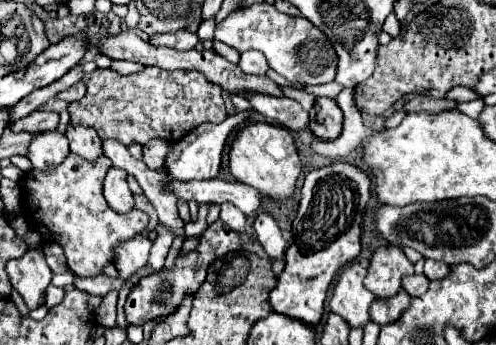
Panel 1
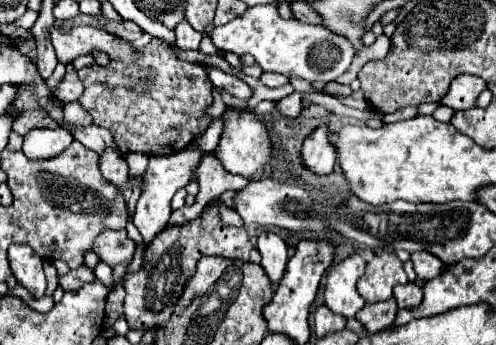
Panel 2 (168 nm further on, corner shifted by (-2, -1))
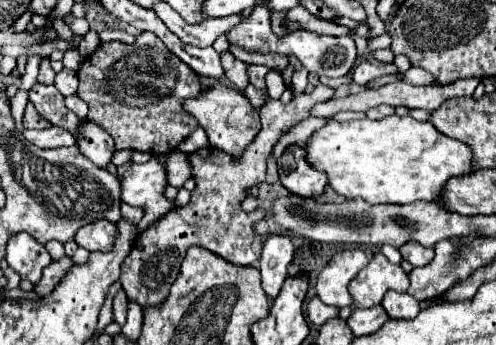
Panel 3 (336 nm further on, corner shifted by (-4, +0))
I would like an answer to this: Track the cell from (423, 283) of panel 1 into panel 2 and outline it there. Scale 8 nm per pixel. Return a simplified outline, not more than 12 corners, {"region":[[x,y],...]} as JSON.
{"region":[[415,283],[395,285],[393,299],[399,309],[421,303],[423,291]]}

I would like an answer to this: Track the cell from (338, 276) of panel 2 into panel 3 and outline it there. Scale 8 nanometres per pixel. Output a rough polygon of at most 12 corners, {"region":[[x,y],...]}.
{"region":[[363,250],[337,252],[317,278],[319,298],[353,306],[347,286],[369,264]]}

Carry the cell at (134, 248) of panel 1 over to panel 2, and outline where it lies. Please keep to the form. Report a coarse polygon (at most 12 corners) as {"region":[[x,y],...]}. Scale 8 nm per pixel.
{"region":[[101,231],[91,245],[107,265],[133,259],[125,231]]}

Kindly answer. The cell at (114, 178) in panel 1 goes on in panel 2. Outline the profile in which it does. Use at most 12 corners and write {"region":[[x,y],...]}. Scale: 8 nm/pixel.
{"region":[[115,149],[99,153],[99,171],[115,187],[129,181],[127,161]]}

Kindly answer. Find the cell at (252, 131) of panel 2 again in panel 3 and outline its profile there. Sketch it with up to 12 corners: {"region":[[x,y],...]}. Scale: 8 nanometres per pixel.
{"region":[[215,84],[185,102],[209,144],[241,154],[261,126],[239,90]]}

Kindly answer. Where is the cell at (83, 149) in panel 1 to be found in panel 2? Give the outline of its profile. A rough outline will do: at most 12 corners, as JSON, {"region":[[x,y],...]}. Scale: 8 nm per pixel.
{"region":[[79,101],[63,107],[67,123],[93,125]]}

